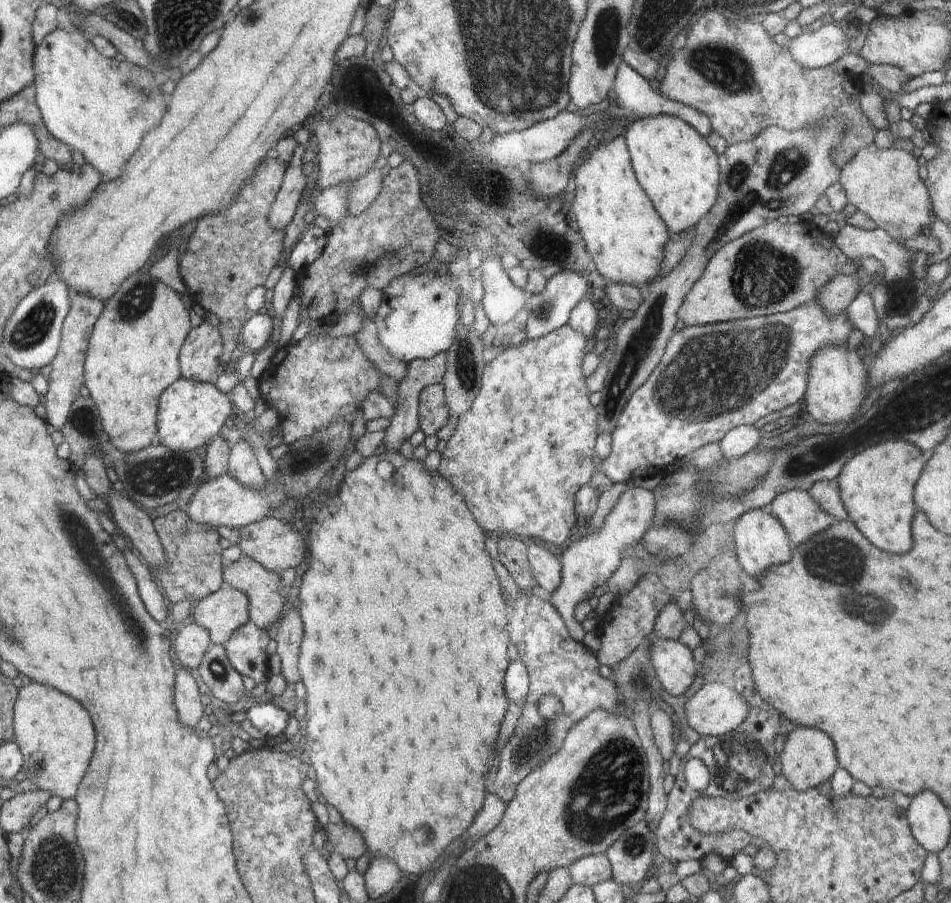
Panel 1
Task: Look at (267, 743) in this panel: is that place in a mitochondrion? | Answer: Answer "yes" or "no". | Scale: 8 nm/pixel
no

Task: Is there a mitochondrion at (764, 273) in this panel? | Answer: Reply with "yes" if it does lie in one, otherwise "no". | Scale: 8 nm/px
yes

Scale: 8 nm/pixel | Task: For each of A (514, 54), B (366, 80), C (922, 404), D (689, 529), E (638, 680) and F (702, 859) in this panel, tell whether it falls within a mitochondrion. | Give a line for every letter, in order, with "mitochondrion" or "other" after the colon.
A: mitochondrion
B: mitochondrion
C: mitochondrion
D: other
E: mitochondrion
F: other

